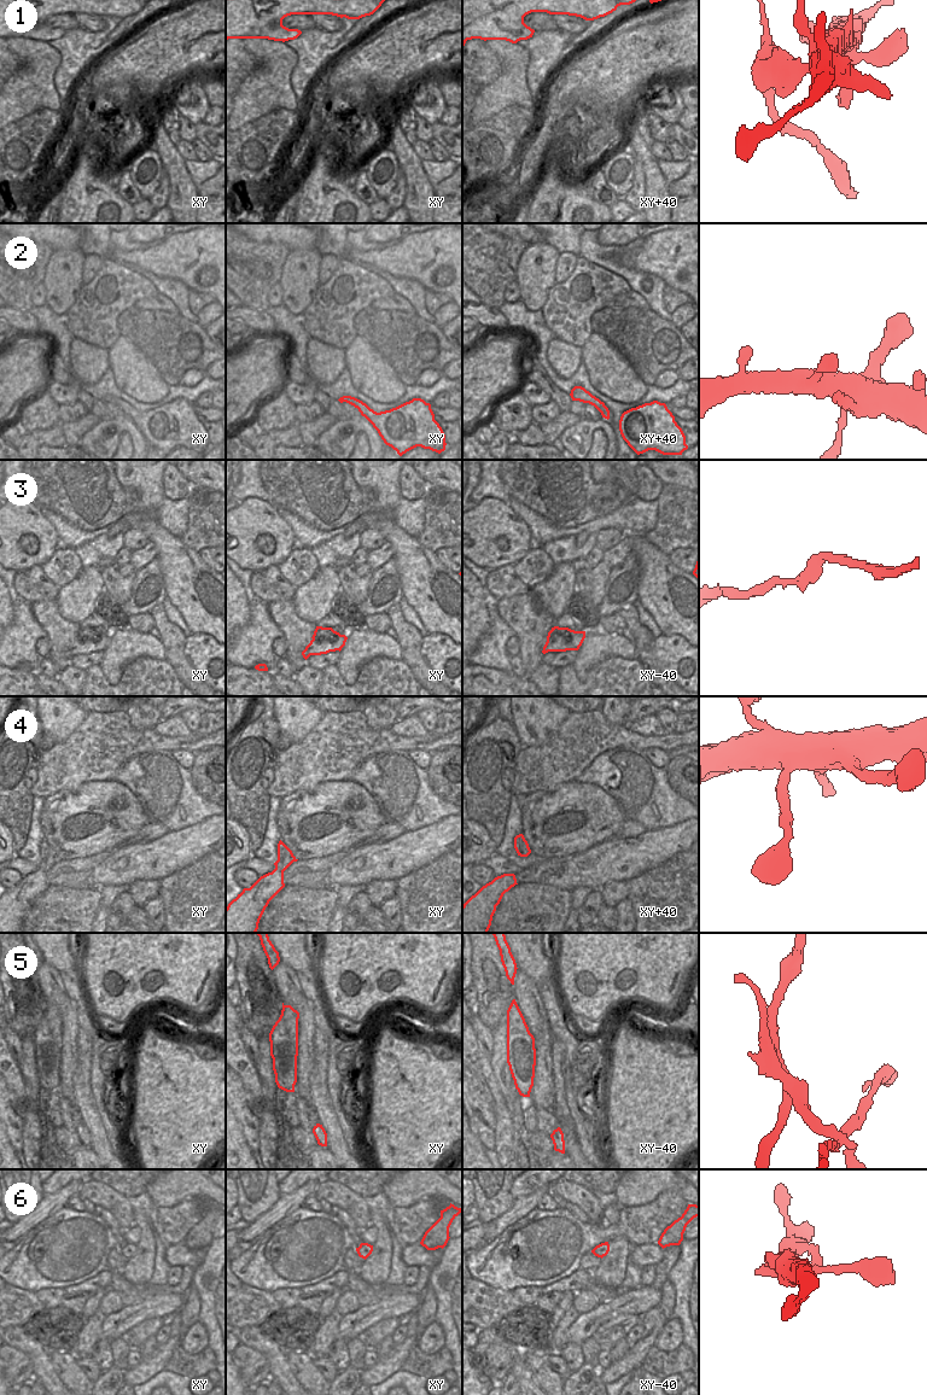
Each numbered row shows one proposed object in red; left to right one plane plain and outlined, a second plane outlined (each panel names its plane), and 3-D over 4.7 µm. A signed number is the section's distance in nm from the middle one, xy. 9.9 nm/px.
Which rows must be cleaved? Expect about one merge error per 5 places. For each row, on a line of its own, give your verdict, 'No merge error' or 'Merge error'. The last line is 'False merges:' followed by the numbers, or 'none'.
1: No merge error
2: No merge error
3: No merge error
4: No merge error
5: Merge error
6: No merge error
False merges: 5.

